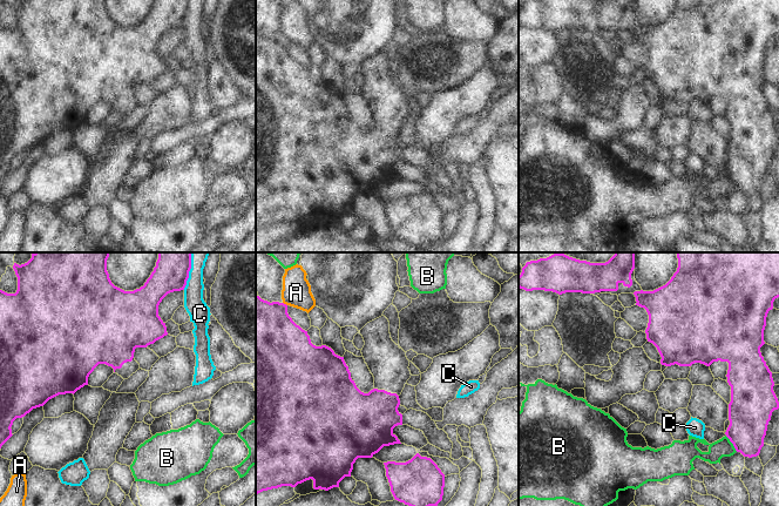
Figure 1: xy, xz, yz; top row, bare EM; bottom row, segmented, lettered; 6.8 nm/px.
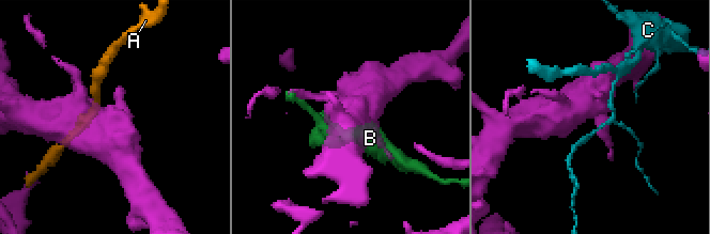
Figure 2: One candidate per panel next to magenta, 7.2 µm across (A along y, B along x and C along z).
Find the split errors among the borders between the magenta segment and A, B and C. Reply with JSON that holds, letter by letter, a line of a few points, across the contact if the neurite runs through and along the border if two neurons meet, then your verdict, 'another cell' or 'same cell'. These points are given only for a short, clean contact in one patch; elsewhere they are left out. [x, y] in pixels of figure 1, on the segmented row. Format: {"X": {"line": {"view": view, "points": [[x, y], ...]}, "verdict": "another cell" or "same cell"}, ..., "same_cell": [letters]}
{"A": {"line": {"view": "xz", "points": [[283, 302], [286, 305]]}, "verdict": "another cell"}, "B": {"verdict": "another cell"}, "C": {"verdict": "another cell"}, "same_cell": []}

